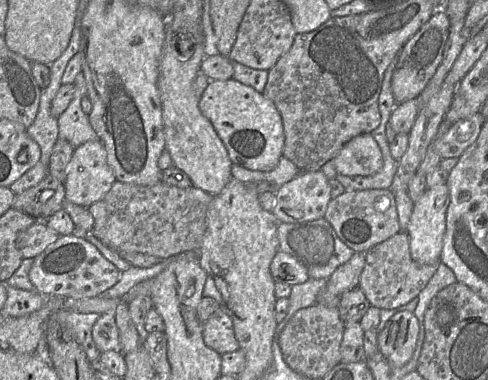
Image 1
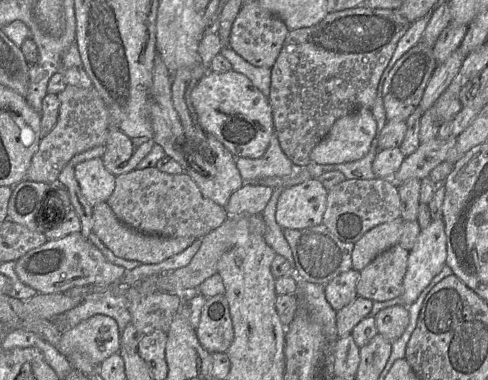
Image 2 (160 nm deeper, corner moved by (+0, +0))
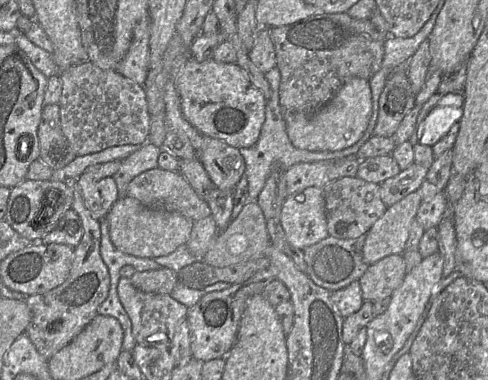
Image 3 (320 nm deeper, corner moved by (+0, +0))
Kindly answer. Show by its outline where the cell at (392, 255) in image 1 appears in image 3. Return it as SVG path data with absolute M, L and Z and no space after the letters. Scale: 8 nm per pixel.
M402 254L389 255L368 266L359 283L364 301L391 298L406 276L406 265Z

